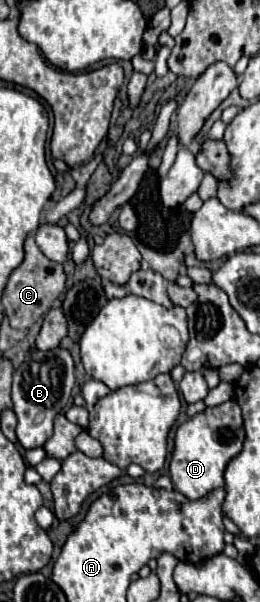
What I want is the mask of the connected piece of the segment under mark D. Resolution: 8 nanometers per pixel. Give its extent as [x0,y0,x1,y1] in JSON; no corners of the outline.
[170,400,244,500]

